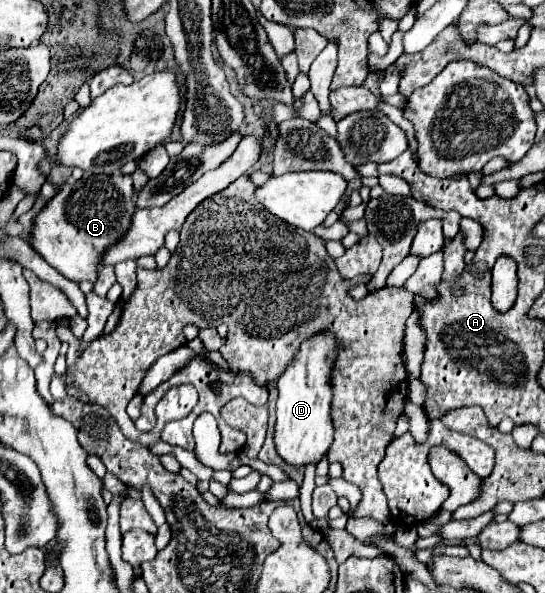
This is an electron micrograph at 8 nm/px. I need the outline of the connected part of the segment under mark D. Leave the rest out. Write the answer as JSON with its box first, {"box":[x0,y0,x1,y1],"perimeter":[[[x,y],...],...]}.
{"box":[274,334,336,468],"perimeter":[[[314,334],[302,342],[300,352],[294,362],[278,380],[278,402],[276,402],[276,428],[274,444],[278,456],[294,468],[306,468],[308,464],[318,464],[328,452],[334,430],[330,422],[330,370],[336,354],[336,338],[332,334]]]}

